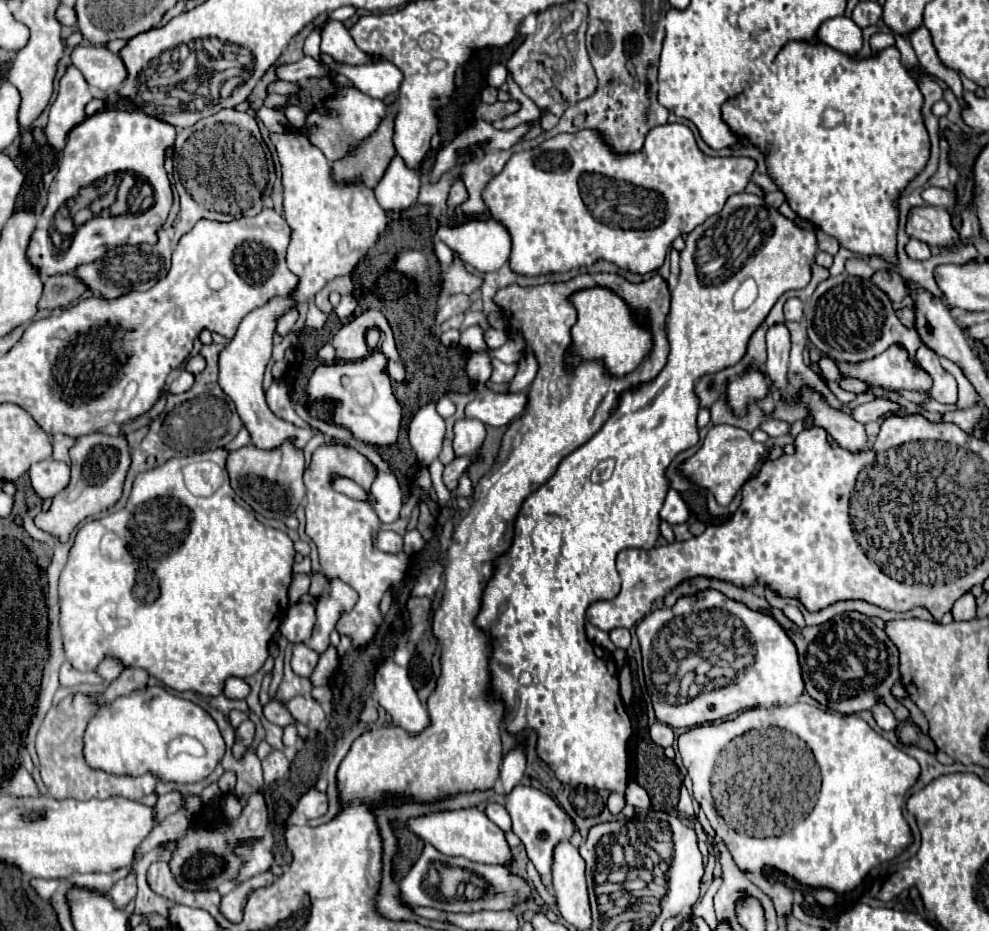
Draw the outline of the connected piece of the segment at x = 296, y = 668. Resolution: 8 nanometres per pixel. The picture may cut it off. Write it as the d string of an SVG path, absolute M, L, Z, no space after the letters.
M297 644L297 646L293 648L291 668L293 668L293 672L295 672L297 676L309 678L311 672L315 670L315 666L317 666L317 660L319 660L317 652L313 652L307 644Z

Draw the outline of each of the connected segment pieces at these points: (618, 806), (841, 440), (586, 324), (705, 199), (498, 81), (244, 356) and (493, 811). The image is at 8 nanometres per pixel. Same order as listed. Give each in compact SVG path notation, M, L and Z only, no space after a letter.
M613 792L613 794L609 796L609 800L607 800L607 808L609 808L609 812L611 812L613 816L617 816L617 814L625 808L625 800L623 800L623 796Z
M809 388L801 390L801 398L809 406L813 422L817 426L825 428L841 448L845 448L849 452L863 452L867 448L865 426L859 424L857 420L853 420L853 416L849 412L839 412L839 410L831 408L817 392L813 392Z
M591 288L575 292L573 304L579 314L577 324L573 326L573 344L577 344L577 352L573 352L573 360L569 360L569 364L577 364L577 360L585 356L585 360L605 360L613 372L629 372L629 368L637 368L637 360L641 360L641 352L645 352L645 344L649 344L649 336L633 328L633 316L629 316L625 302L619 296L613 296L607 288Z
M665 124L665 126L655 126L647 132L645 136L645 146L639 150L639 152L629 152L629 154L619 154L615 152L609 142L601 136L601 132L597 130L579 130L575 134L557 134L549 140L545 140L541 146L533 148L533 150L523 150L523 152L517 152L513 154L507 164L503 166L503 170L485 186L483 190L483 202L487 204L489 212L491 212L491 218L497 220L499 224L503 224L511 236L511 258L509 258L509 266L515 274L519 276L545 276L545 274L563 274L563 272L569 272L573 268L583 268L583 266L591 266L599 260L607 260L623 270L629 270L633 274L649 274L649 272L657 272L661 266L663 266L663 260L671 248L671 242L677 238L677 236L685 236L689 234L691 230L695 230L697 226L701 226L709 216L721 212L721 208L725 206L727 198L737 194L737 192L743 192L751 174L755 170L755 162L751 158L711 158L711 156L705 156L699 148L697 148L697 142L693 138L693 132L683 126L683 124Z
M495 64L495 66L489 68L487 82L489 82L491 86L499 88L499 86L505 82L505 78L507 78L507 68L505 68L505 64Z
M277 298L277 300L271 300L267 306L261 306L253 312L249 312L241 320L239 330L233 336L233 340L219 354L219 384L221 384L223 392L235 402L237 414L243 422L243 426L249 430L253 444L257 448L265 448L265 450L277 448L277 444L285 442L287 438L295 438L297 446L301 448L314 435L311 430L297 428L297 426L281 420L279 416L275 416L265 402L263 374L265 374L265 366L271 358L271 338L275 334L277 314L285 312L285 308L289 308L289 298Z
M487 804L485 814L491 822L495 822L503 832L511 830L511 816L507 814L507 810L501 804Z

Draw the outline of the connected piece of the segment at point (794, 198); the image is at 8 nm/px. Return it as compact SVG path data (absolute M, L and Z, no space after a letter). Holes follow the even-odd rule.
M793 40L783 46L767 72L761 74L751 88L725 100L721 106L721 118L733 134L751 140L751 144L763 152L769 178L785 194L789 206L799 218L837 238L843 248L855 254L877 256L885 262L897 264L897 200L905 186L927 166L931 154L931 140L923 122L921 106L923 94L915 78L901 64L895 46L869 58L857 58L823 42ZM830 110L843 113L843 124L823 128L821 116Z

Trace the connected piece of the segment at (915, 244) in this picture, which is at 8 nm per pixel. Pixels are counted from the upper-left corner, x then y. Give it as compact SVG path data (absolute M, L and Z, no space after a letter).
M911 238L909 244L907 244L907 254L913 260L927 260L931 256L931 250L929 250L929 246L925 242L921 242L917 238Z

